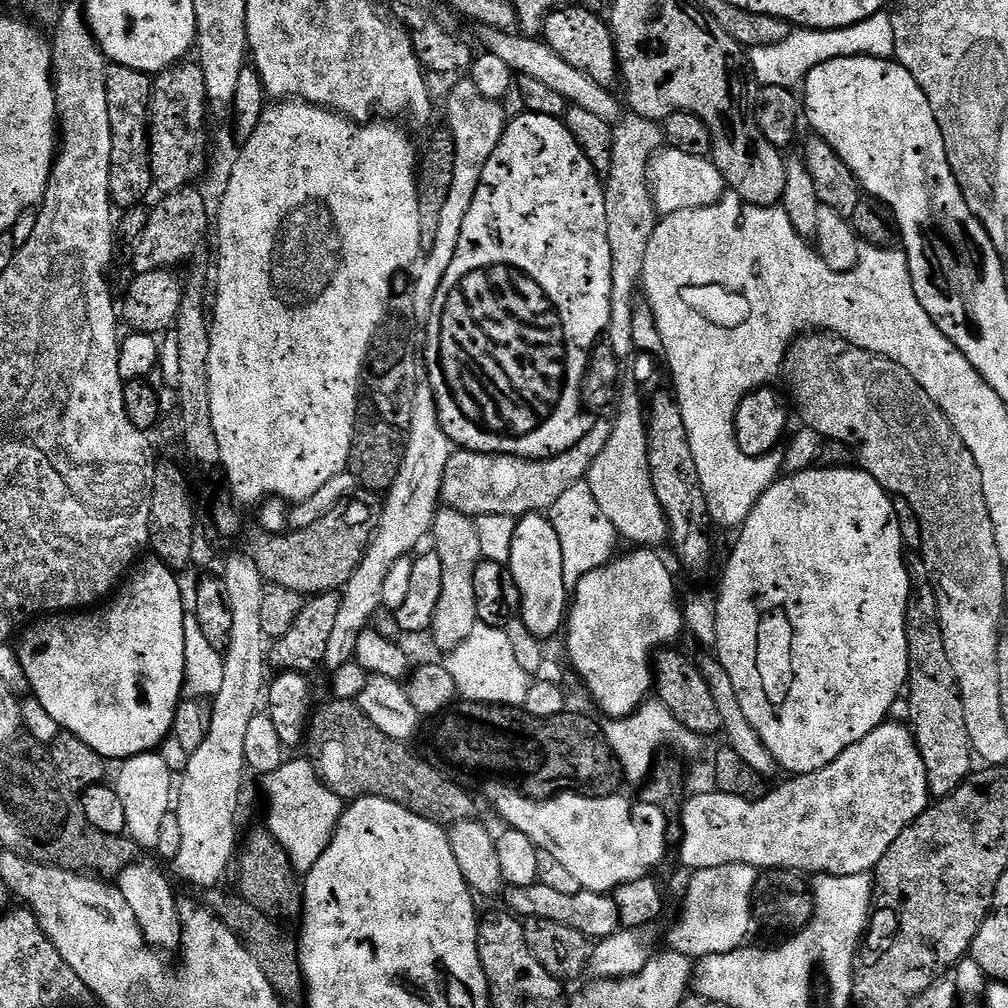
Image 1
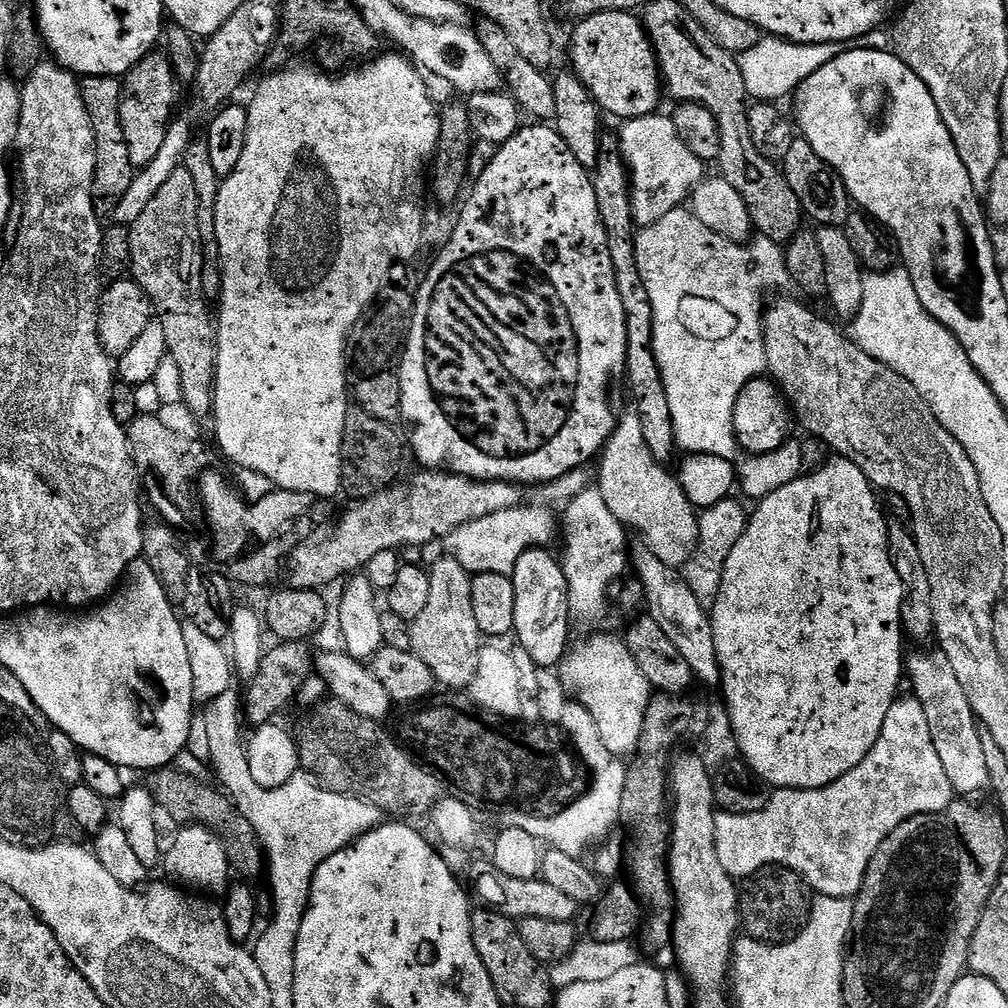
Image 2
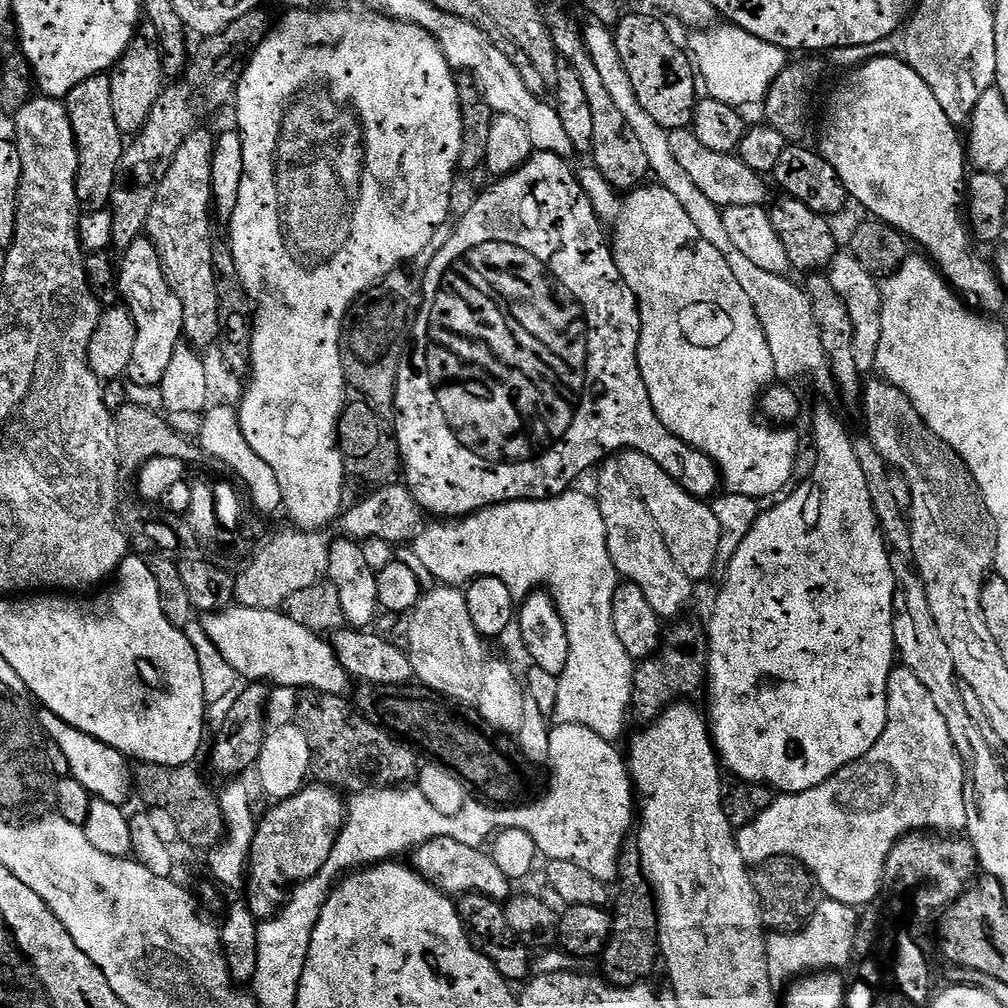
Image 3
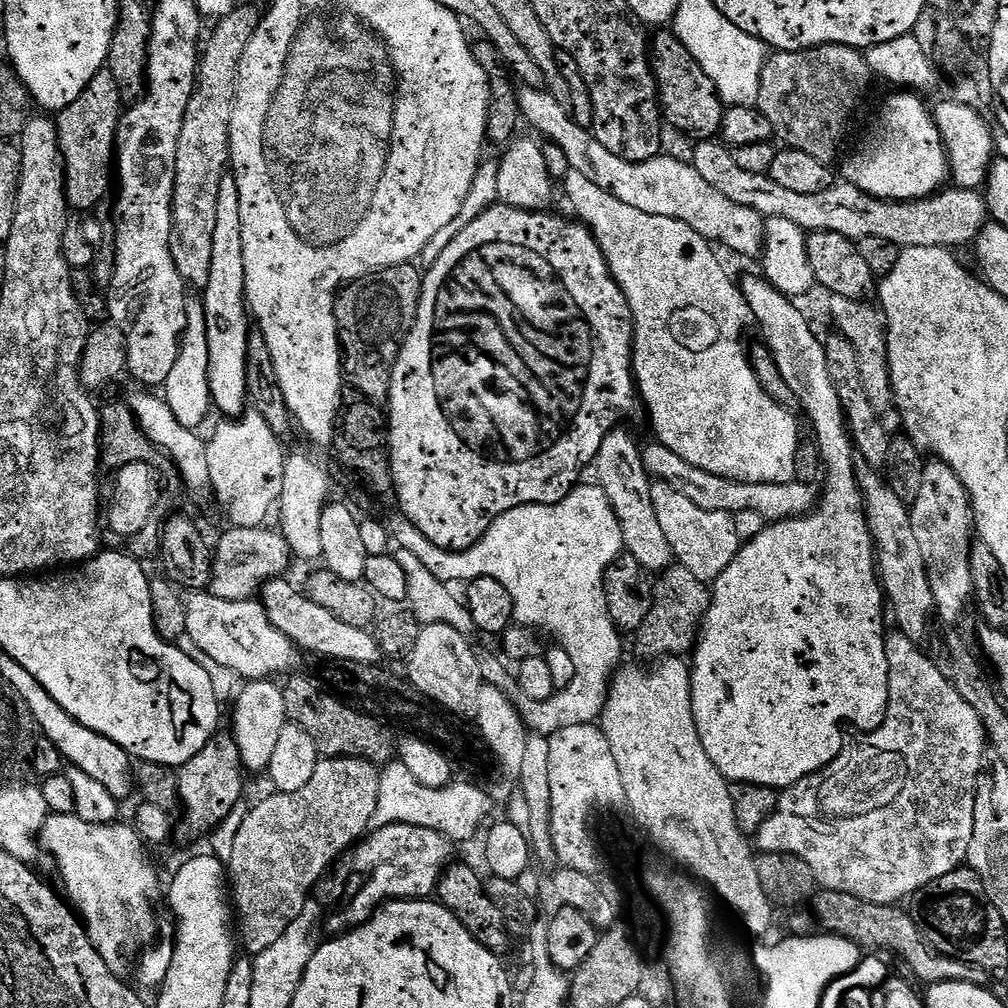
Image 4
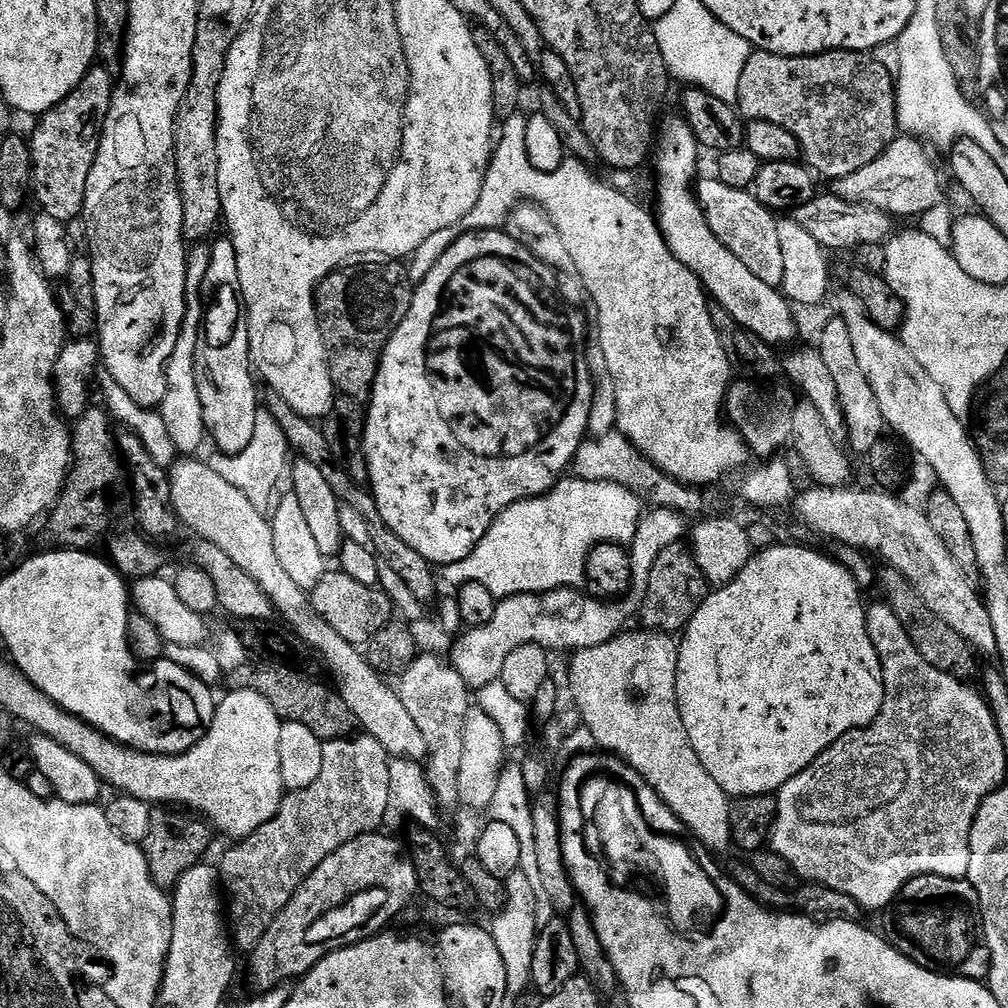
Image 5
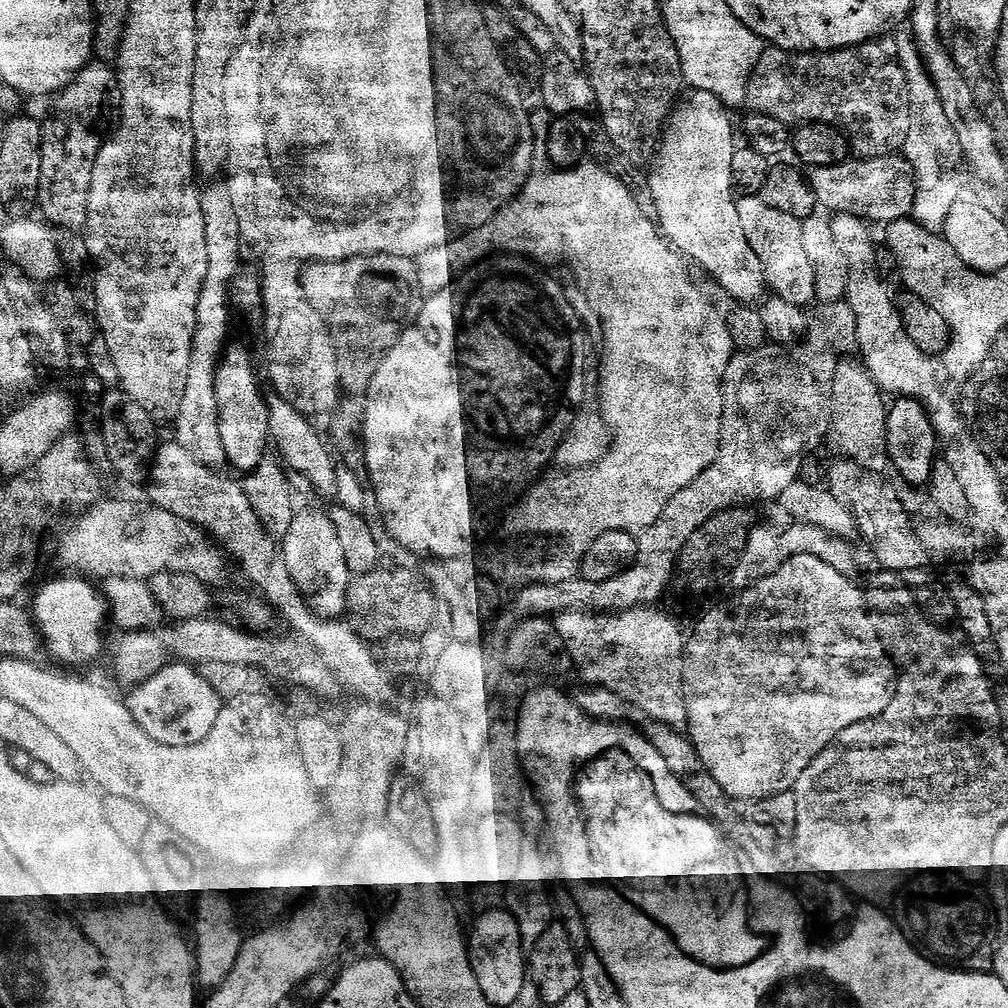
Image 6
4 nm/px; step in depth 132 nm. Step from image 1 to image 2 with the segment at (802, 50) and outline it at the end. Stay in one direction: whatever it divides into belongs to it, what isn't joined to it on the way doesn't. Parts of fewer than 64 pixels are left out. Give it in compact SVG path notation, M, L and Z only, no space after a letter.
M761 38L753 49L740 54L738 59L749 97L756 102L780 102L783 96L791 97L814 70L826 66L826 62L838 58L845 50L844 44L794 44L779 38Z

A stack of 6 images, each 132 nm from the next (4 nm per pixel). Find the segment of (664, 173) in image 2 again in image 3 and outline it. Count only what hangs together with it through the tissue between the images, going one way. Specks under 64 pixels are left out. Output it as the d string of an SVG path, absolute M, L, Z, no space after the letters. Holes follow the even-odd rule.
M673 128L669 131L670 150L678 160L678 166L686 170L694 186L710 198L719 208L741 208L742 206L764 206L769 203L768 184L763 175L740 161L736 154L714 154L714 150L706 150L702 142L688 128ZM768 200L768 201L767 201Z

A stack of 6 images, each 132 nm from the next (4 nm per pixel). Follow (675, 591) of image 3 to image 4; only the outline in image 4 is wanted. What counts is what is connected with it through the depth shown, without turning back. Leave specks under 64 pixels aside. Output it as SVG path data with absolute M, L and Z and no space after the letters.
M616 426L606 438L602 438L602 446L598 450L593 469L596 468L597 485L603 490L610 500L611 508L618 518L619 528L622 530L625 551L632 557L637 558L638 562L649 571L656 574L671 565L673 561L672 548L666 541L666 534L662 532L662 526L658 526L658 518L654 514L653 502L650 499L652 480L645 470L644 459L641 445L636 445L636 440L627 432L627 427Z

